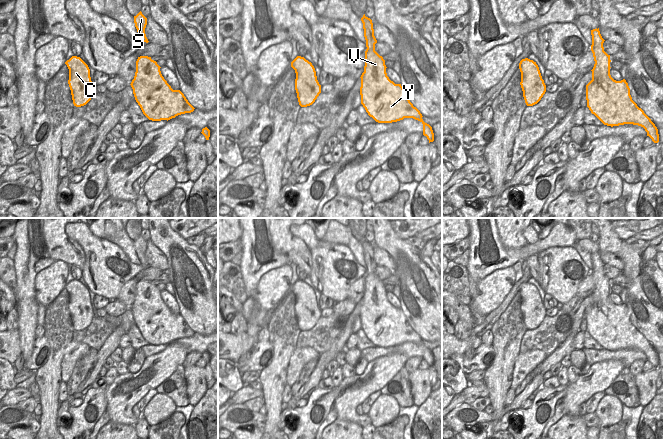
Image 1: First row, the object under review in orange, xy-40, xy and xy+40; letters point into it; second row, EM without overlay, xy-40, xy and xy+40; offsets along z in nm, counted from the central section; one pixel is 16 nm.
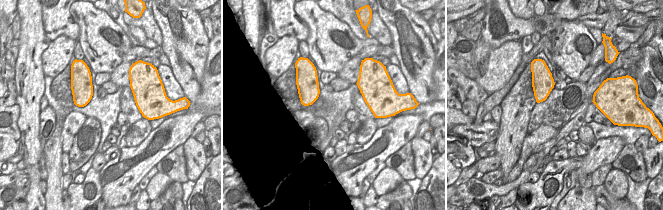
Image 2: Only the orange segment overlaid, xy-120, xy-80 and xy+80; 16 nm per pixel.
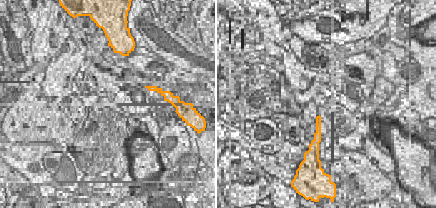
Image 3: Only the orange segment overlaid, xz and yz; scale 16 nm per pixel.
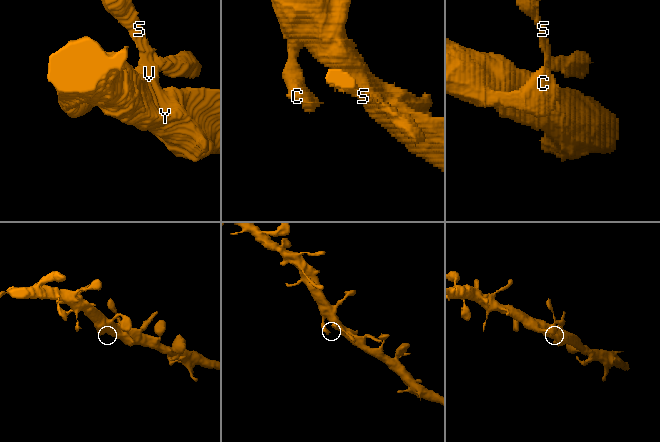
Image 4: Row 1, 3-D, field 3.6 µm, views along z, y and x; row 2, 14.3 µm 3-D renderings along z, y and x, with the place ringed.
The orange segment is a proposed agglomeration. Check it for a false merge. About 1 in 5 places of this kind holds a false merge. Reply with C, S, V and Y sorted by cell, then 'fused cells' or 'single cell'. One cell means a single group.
C S V Y; single cell

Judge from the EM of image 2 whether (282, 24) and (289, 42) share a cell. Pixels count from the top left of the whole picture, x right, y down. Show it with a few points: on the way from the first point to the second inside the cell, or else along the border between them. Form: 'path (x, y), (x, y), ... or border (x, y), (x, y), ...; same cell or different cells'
border (279, 38), (285, 35), (292, 35), (299, 40); different cells

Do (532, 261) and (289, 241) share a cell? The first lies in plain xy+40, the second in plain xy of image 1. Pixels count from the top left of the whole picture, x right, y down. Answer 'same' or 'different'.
same

